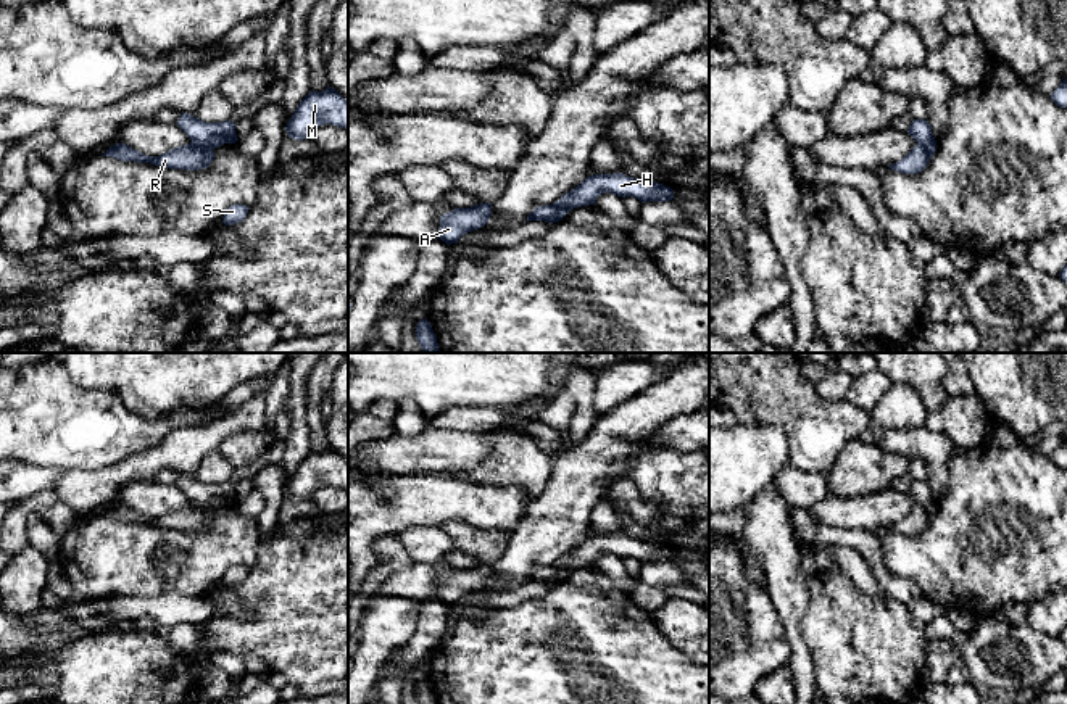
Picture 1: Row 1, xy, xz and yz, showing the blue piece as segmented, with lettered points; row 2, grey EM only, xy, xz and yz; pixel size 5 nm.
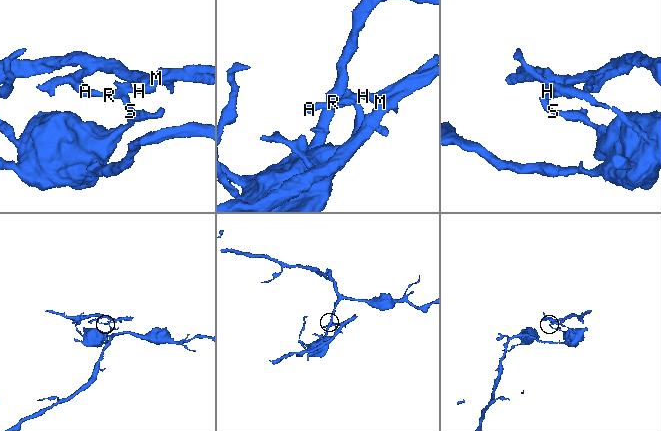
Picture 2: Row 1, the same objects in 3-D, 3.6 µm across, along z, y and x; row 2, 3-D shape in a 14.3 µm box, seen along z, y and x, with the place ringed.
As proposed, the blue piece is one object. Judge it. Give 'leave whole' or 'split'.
split

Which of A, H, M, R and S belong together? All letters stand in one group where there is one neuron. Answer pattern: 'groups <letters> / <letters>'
groups A R S / H M

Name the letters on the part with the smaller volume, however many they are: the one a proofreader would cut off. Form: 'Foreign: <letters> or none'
Foreign: H, M

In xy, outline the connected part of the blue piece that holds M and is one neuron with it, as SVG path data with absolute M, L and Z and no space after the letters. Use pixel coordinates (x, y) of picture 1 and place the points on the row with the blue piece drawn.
M330 85L322 92L311 90L297 106L285 130L290 139L305 140L324 124L348 130L348 100Z

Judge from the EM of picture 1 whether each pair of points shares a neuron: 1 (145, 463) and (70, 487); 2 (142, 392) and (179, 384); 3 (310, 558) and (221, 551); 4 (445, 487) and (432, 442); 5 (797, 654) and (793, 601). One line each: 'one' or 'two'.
1: one
2: one
3: two
4: two
5: one

